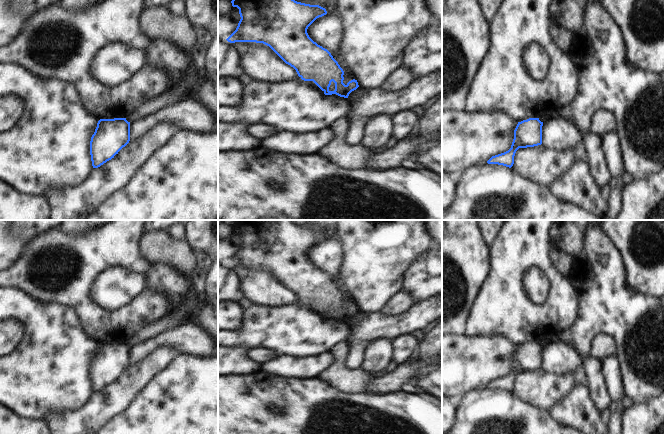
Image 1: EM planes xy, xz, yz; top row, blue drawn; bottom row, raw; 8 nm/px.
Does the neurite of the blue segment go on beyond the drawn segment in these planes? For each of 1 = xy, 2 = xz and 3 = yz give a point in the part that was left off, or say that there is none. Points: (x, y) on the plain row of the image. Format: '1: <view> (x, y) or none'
1: none
2: none
3: none

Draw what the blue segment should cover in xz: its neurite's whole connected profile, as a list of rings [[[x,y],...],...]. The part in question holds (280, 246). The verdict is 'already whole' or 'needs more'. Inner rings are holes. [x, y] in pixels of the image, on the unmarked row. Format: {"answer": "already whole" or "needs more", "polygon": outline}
{"answer": "already whole", "polygon": [[[236,220],[231,227],[233,231],[239,233],[241,243],[236,254],[226,263],[228,266],[256,266],[269,270],[286,288],[296,294],[302,304],[313,305],[325,319],[336,318],[348,322],[349,318],[359,311],[355,303],[349,305],[346,309],[343,307],[344,295],[338,286],[327,273],[314,266],[307,257],[308,251],[317,242],[327,238],[325,232],[319,229],[297,226],[291,220]]]}

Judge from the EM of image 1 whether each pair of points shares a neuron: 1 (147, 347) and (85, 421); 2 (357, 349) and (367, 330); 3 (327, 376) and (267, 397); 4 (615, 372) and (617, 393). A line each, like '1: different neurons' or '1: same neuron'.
1: different neurons
2: different neurons
3: different neurons
4: same neuron

